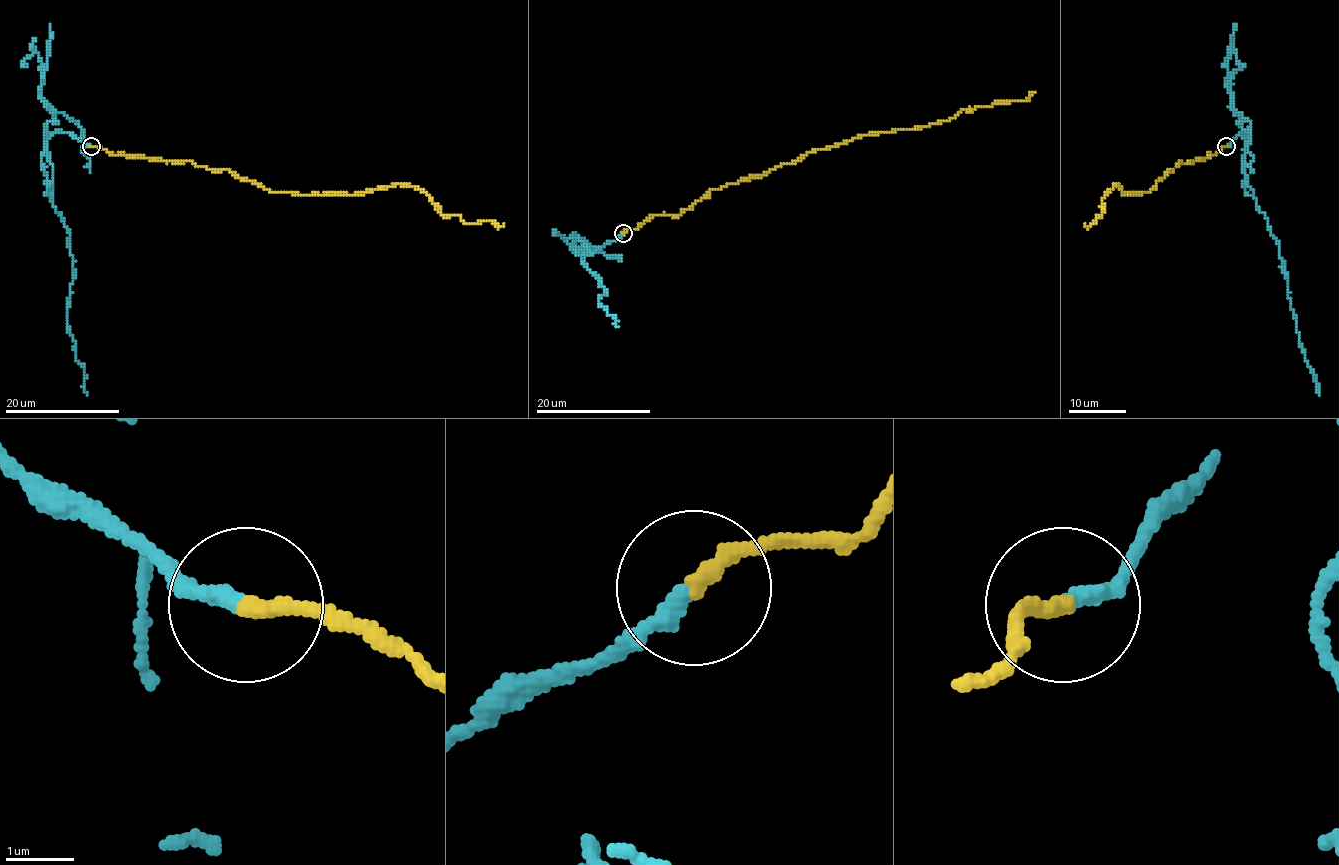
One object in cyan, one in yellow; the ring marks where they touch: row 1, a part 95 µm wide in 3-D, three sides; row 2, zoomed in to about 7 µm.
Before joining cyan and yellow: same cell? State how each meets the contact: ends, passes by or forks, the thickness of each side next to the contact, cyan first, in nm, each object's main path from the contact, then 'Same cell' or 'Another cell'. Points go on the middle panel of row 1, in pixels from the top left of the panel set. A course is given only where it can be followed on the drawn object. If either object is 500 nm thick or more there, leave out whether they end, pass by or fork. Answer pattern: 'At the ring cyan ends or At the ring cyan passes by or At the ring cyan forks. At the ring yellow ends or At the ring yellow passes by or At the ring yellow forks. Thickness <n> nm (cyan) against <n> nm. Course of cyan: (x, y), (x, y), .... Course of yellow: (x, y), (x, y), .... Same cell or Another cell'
At the ring cyan ends. At the ring yellow ends. Thickness 240 nm (cyan) against 260 nm. Course of cyan: (623, 233), (593, 251), (577, 251), (583, 251), (583, 263), (606, 293), (597, 303), (606, 307), (617, 326). Course of yellow: (623, 233), (653, 216), (679, 216), (712, 190), (760, 177), (810, 151), (1036, 93). Another cell

